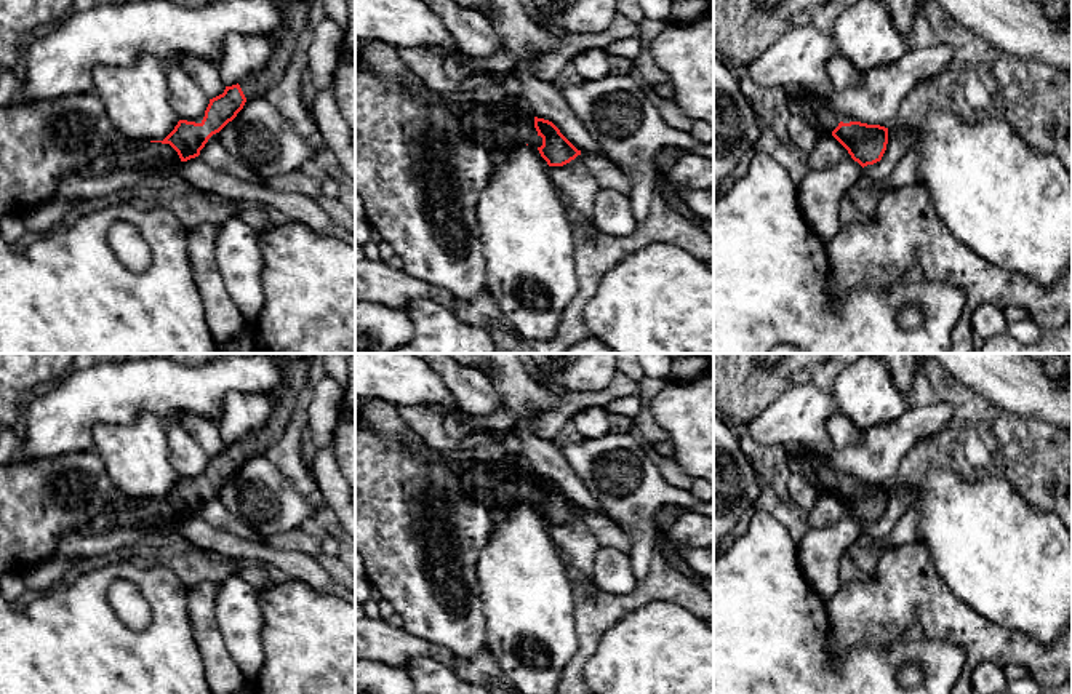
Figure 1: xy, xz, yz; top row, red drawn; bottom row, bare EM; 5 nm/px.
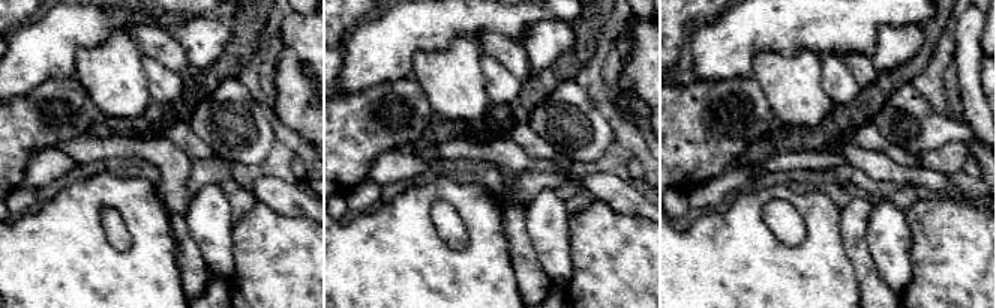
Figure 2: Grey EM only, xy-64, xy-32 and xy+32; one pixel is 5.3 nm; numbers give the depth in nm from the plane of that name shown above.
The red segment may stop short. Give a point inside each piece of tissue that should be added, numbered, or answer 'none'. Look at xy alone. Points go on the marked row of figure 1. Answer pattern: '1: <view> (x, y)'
1: xy (284, 40)
2: xy (122, 154)

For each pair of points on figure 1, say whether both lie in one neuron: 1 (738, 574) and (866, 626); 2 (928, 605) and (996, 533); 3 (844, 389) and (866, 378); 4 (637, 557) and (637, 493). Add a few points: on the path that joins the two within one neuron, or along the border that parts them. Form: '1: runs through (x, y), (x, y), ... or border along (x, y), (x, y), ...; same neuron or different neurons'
1: border along (826, 603), (831, 648); different neurons
2: border along (928, 552), (946, 586), (975, 610); different neurons
3: runs through (848, 389), (855, 389), (861, 382); same neuron
4: runs through (639, 541), (637, 509); same neuron

